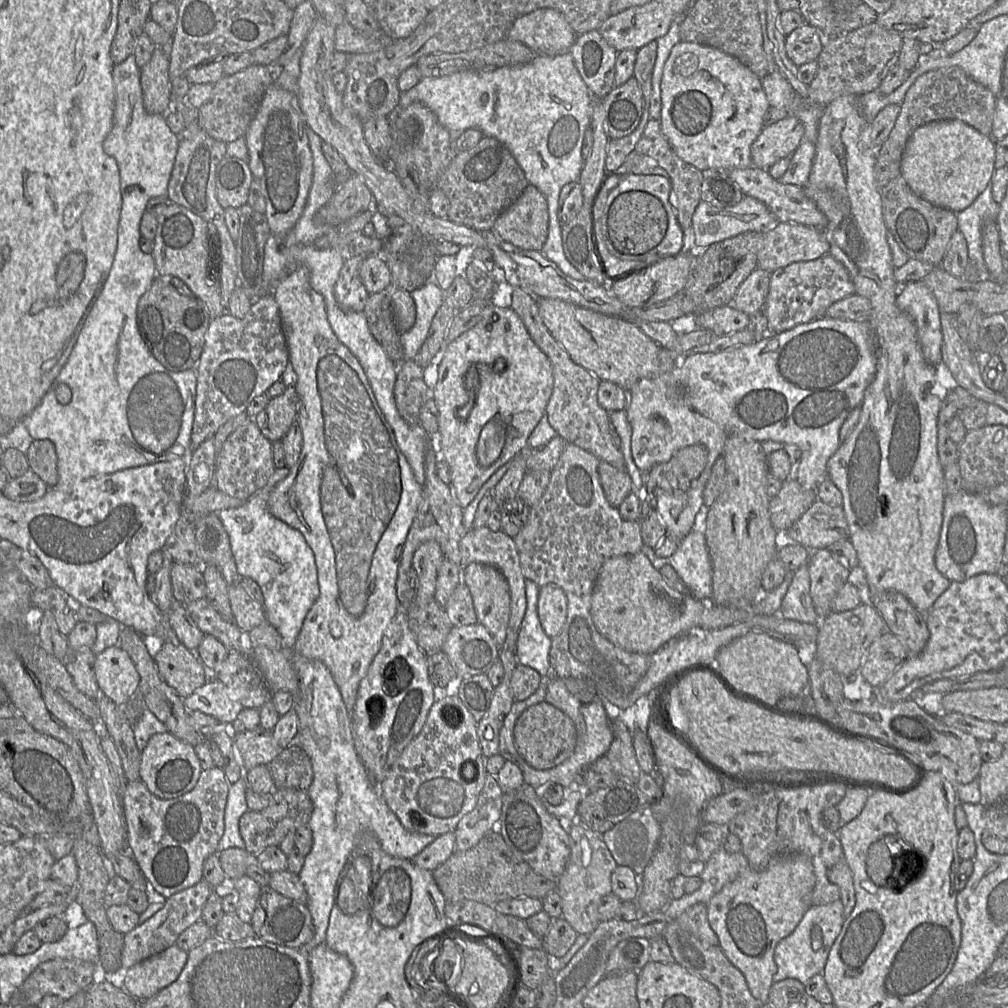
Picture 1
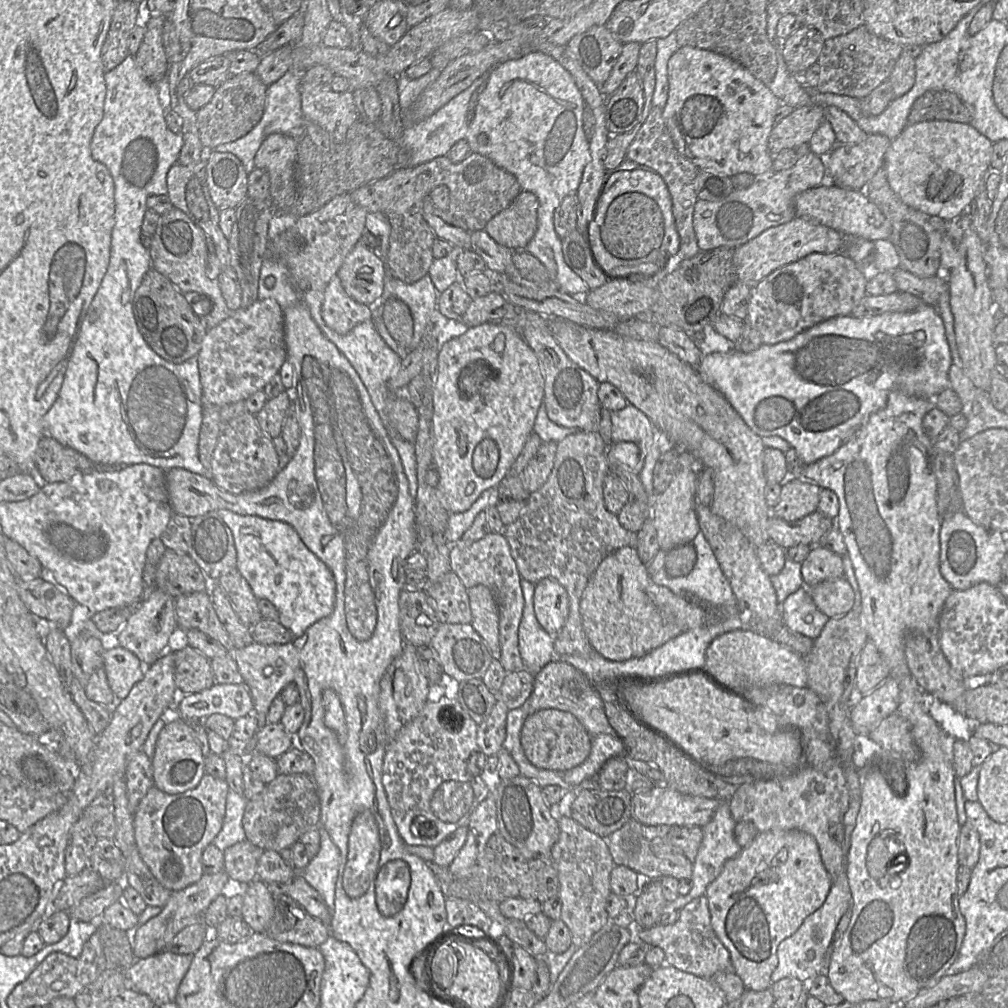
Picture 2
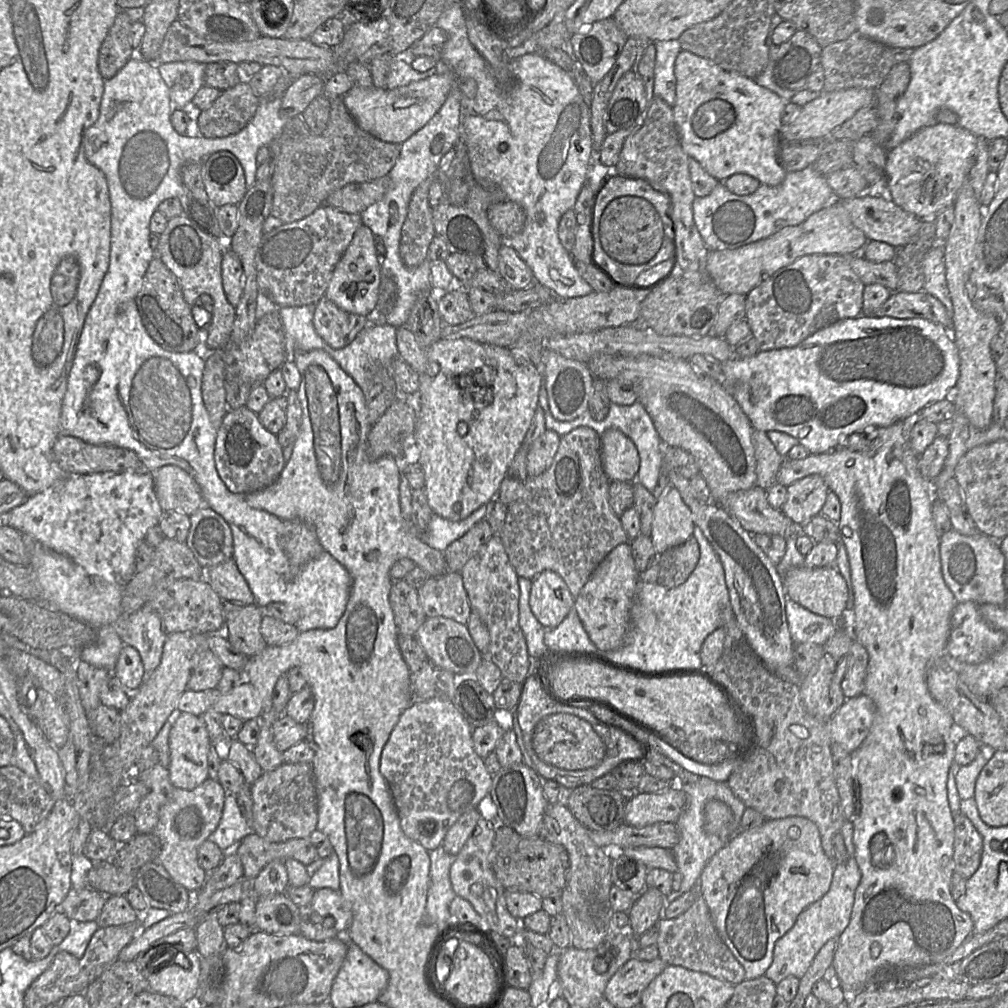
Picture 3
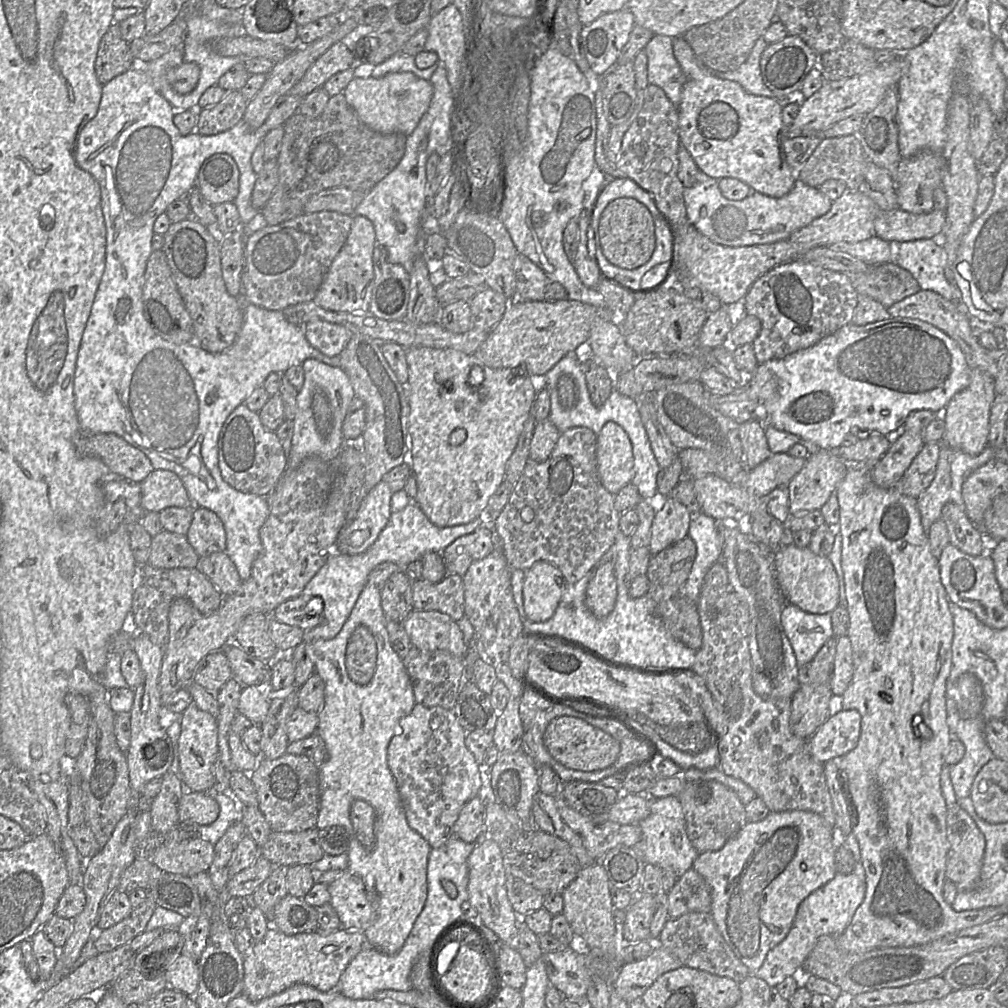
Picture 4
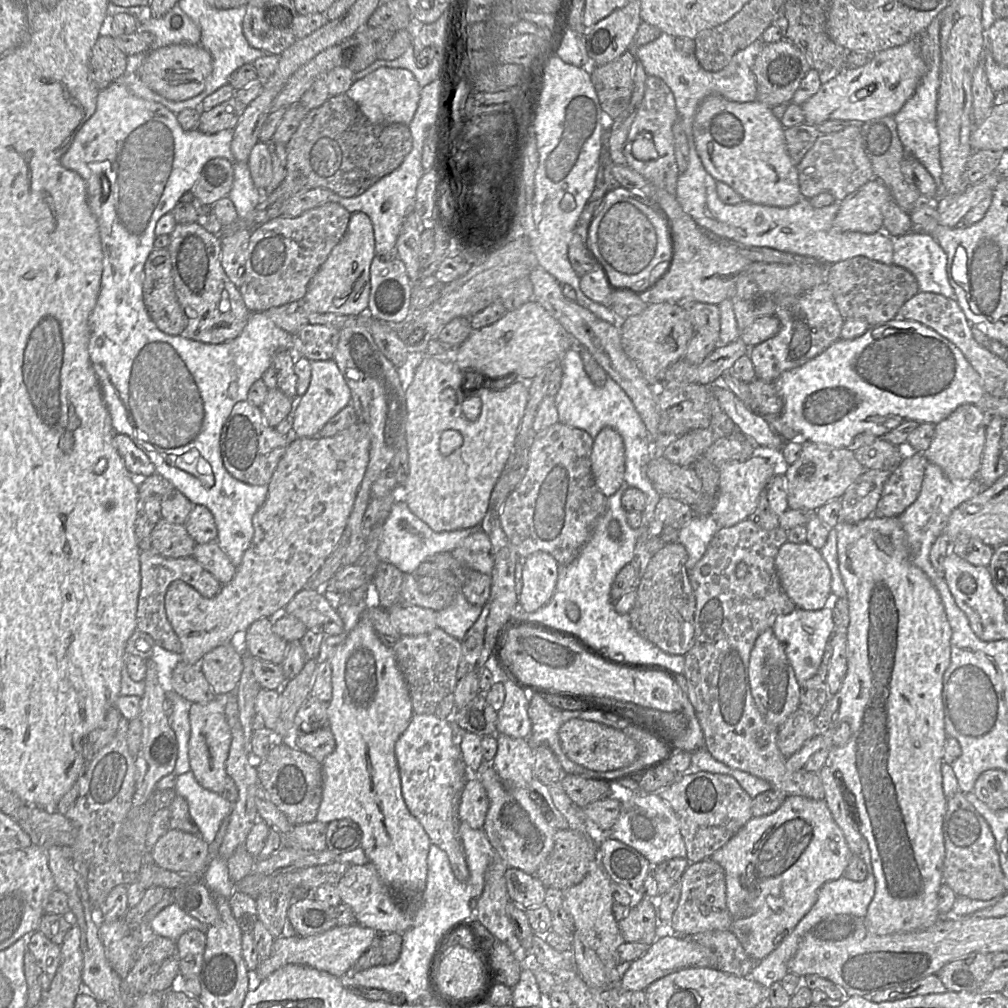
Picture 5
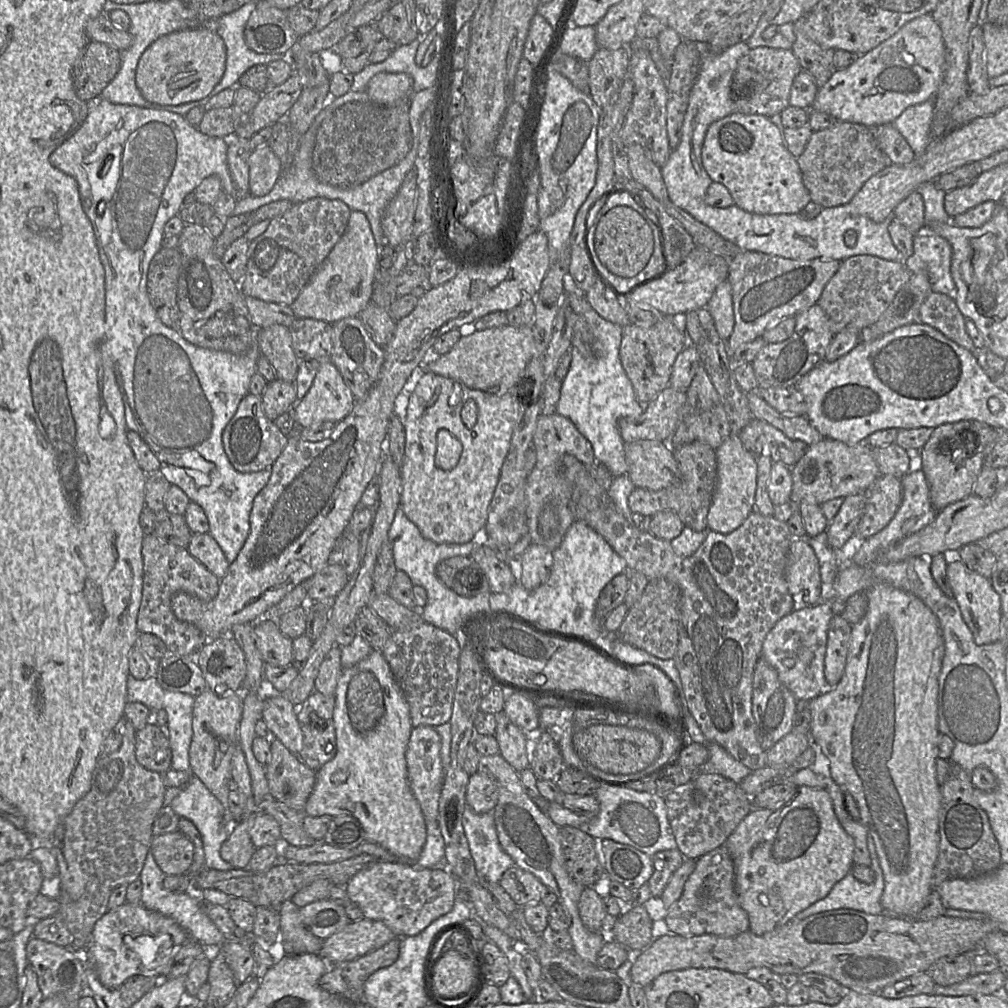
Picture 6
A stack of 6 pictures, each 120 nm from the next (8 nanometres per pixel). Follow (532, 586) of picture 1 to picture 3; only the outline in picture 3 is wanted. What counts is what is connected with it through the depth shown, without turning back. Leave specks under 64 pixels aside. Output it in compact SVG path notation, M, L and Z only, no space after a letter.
M518 576L519 625L525 637L529 656L537 659L548 649L544 643L545 628L535 618L529 606L531 584L532 580Z

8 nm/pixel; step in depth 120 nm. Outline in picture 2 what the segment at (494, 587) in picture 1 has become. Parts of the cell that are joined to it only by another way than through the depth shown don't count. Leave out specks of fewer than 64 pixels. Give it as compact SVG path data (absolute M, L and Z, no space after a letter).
M484 585L467 589L472 613L472 627L487 644L494 659L501 656L499 642L499 612L491 591Z

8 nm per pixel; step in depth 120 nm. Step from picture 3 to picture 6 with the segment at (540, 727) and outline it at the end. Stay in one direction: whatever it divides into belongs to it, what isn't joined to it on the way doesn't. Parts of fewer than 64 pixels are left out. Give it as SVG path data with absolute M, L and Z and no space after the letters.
M598 724L575 731L572 736L572 745L583 762L614 775L644 770L659 757L661 751L661 743L654 734L621 725Z

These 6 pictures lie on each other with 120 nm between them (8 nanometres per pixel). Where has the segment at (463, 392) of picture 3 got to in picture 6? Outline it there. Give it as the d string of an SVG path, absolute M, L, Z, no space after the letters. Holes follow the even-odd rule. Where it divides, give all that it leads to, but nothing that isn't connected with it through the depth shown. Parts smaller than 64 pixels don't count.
M425 371L409 399L402 403L397 413L402 416L405 427L405 452L400 466L400 507L405 515L418 527L424 538L437 544L464 544L477 540L479 531L486 524L501 468L511 445L515 427L515 404L511 394L507 392L504 395L493 395L470 389L451 378ZM468 400L474 400L478 408L477 421L472 428L467 428L461 419L461 409ZM440 429L447 429L463 446L458 464L450 471L444 471L435 464L437 432Z

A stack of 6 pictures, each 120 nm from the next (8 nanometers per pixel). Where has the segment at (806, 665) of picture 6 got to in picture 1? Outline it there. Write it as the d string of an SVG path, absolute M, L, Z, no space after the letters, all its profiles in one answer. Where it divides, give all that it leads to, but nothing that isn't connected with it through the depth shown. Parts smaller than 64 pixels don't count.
M807 564L794 571L792 582L782 600L778 615L788 620L819 624L810 595L810 576Z

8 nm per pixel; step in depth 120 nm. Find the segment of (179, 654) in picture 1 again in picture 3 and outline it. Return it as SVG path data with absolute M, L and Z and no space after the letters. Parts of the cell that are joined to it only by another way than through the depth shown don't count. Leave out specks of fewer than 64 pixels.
M200 649L192 669L187 689L204 691L215 689L222 676L223 664L209 649Z

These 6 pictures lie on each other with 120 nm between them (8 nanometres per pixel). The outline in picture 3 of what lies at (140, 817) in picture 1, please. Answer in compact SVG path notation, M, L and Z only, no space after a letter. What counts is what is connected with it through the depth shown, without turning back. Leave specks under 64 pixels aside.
M208 778L193 790L174 788L170 800L160 808L158 823L153 830L162 845L157 858L173 879L192 893L199 892L208 878L199 864L198 849L216 830L223 812L227 792L222 785Z

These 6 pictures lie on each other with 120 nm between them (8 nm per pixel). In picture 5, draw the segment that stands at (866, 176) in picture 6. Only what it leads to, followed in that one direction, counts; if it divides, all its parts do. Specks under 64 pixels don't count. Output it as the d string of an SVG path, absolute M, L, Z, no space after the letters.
M849 126L839 132L821 134L797 165L797 171L800 192L804 198L811 199L827 192L834 197L835 202L841 202L874 178L872 164L863 149L859 126Z

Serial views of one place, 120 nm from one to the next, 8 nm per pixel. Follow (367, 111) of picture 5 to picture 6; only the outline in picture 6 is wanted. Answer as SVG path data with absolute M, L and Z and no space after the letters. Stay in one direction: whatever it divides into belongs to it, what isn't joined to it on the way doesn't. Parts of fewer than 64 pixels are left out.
M380 72L367 84L369 101L378 105L387 105L397 100L409 99L413 93L413 79L406 73Z

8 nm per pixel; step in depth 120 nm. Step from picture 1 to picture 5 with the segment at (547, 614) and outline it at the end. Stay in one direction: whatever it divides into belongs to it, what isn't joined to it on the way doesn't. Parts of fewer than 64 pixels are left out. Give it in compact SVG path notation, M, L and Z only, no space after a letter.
M542 551L524 560L518 604L525 612L535 612L550 601L556 588L559 567L552 555Z

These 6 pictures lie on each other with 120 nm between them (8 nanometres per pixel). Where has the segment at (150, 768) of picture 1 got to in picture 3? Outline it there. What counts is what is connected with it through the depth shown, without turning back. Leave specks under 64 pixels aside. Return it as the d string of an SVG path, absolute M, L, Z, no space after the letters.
M179 713L169 734L169 777L175 788L193 790L209 778L208 754L211 741L201 716Z

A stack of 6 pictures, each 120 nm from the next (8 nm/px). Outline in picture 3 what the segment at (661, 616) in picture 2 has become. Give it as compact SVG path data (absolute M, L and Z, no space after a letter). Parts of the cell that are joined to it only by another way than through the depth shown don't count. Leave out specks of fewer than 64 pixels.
M630 543L616 546L592 572L575 598L574 608L590 640L600 651L619 648L629 630L630 609L639 580Z

